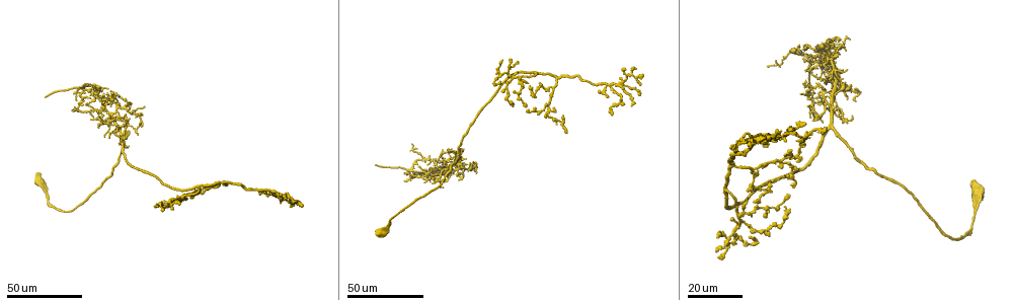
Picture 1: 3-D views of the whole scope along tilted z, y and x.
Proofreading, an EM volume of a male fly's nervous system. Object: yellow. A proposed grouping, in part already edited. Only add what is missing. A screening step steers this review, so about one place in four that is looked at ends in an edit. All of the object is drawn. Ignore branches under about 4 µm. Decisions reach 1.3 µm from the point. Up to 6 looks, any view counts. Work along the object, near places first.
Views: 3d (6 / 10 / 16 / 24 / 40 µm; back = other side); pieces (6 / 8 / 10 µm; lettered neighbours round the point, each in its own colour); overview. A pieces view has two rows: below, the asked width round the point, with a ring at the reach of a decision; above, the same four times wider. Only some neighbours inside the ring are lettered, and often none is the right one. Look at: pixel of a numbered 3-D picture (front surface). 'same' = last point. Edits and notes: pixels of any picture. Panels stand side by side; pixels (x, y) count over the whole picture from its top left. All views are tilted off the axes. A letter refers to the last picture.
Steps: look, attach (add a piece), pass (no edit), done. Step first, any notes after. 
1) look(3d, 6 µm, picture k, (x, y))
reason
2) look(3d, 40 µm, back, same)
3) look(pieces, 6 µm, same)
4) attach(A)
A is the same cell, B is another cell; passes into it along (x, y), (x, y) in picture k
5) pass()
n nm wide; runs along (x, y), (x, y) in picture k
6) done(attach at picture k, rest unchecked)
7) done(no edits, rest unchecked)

look(3d, 24 µm, picture 1, (46, 96))
long arm stops here

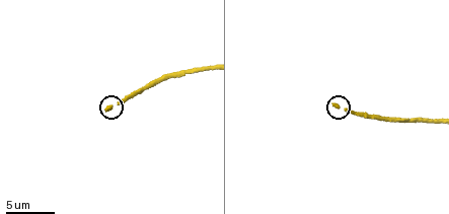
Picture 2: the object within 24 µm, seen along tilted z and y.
look(pieces, 8 µm, picture 2, (332, 106))

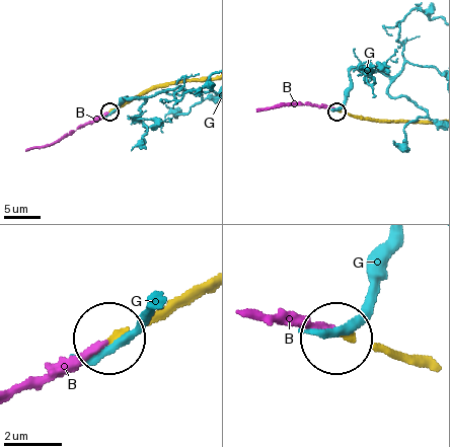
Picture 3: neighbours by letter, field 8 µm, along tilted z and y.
attach(B)
B is the same cell, G is another cell; passes into it along (407, 356), (331, 325), (311, 327), (248, 312) in picture 3; the neuron continues

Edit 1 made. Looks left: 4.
look(overview)

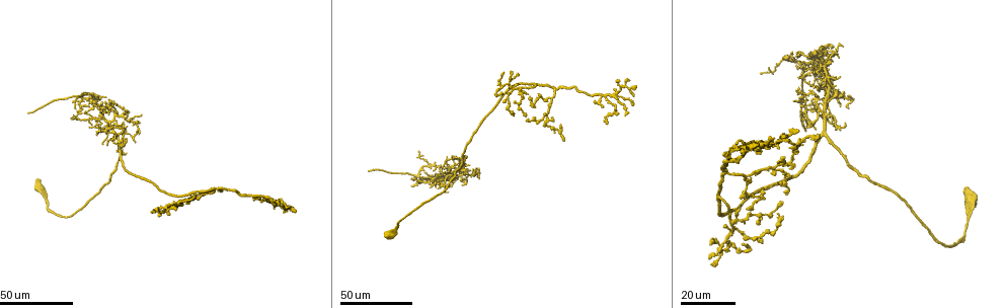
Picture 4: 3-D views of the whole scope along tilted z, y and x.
look(3d, 40 µm, picture 4, (91, 96))
tapers out

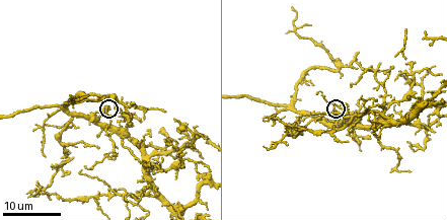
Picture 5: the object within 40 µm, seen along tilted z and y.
look(pieces, 6 µm, picture 5, (107, 113))

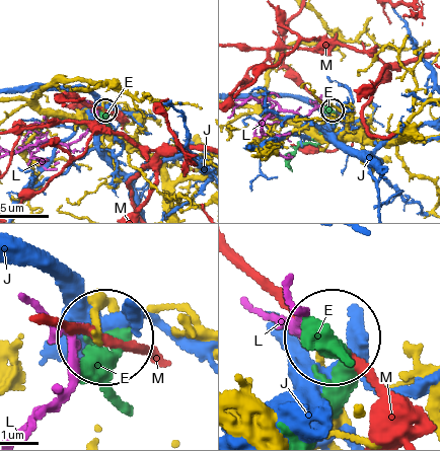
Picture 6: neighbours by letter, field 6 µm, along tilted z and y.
pass()
E, J, L and M are other cells; no lettered piece goes on from it

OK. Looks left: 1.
done(attach at picture 3, rest unchecked)

